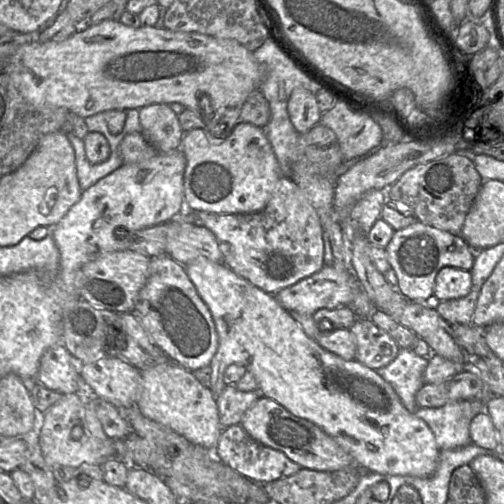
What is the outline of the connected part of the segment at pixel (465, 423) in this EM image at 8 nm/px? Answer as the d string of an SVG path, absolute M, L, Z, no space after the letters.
M473 398L452 401L437 408L418 408L414 414L432 430L439 450L448 450L471 443L470 422L482 411L486 411L485 401Z

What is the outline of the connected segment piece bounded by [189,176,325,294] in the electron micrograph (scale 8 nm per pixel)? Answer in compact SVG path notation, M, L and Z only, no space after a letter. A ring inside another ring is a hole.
M281 176L266 207L259 212L250 214L189 212L194 213L195 222L209 229L216 236L223 254L223 263L264 292L275 294L298 283L302 279L310 277L325 266L324 231L321 219L302 190L291 178Z

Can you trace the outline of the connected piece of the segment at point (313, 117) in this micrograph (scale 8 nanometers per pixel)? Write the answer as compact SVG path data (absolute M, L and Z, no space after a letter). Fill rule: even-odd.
M302 87L292 91L287 103L287 111L291 123L299 134L306 133L317 125L322 116L316 95Z

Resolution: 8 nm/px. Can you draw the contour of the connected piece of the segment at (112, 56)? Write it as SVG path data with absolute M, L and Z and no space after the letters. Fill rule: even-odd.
M105 20L99 24L87 27L80 26L80 30L78 32L75 32L63 41L52 41L45 43L34 41L31 43L23 44L11 56L6 68L2 73L7 74L12 79L15 87L18 89L21 95L35 107L64 107L69 112L74 113L83 119L110 110L140 109L152 104L179 103L187 109L190 109L195 113L204 116L204 120L206 121L205 132L207 133L209 140L215 144L222 143L230 135L236 124L238 124L238 118L243 104L251 92L259 89L259 86L262 82L262 66L255 59L253 52L249 51L235 40L216 38L197 32L173 32L165 28L156 28L149 26L132 28L120 23L119 21L113 20ZM203 96L209 97L210 108L212 110L211 113L209 113L209 111L206 111L206 116L204 115L203 109L200 105L200 100Z

